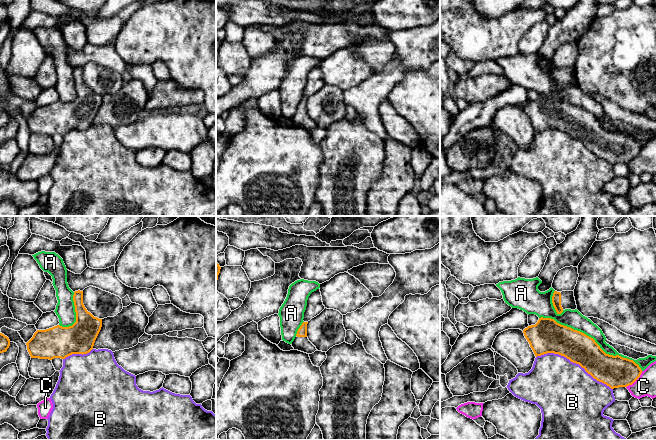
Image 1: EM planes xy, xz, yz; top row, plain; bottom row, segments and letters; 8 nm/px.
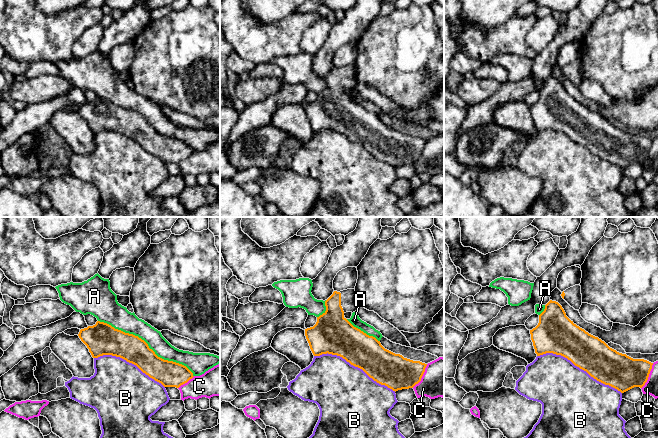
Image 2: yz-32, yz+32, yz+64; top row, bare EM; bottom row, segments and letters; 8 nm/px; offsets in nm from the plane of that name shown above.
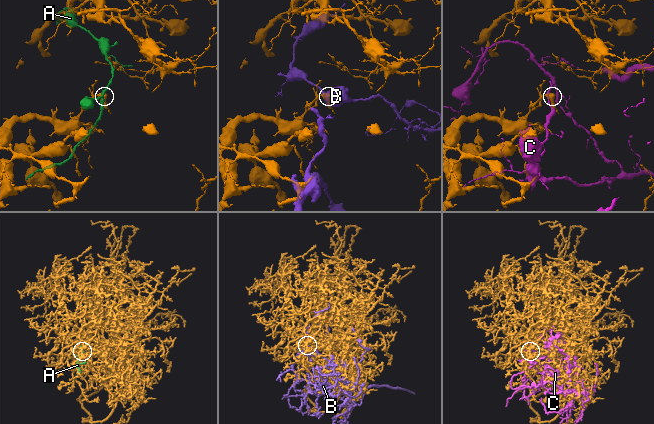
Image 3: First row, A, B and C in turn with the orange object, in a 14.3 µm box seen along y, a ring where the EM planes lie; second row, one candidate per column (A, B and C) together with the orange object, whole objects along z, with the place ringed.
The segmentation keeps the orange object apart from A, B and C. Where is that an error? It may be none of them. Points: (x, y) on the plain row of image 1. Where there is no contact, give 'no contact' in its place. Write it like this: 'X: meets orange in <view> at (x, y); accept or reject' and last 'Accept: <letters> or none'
A: meets orange in yz at (592, 114); reject
B: meets orange in yz at (574, 138); reject
C: meets orange in yz at (635, 156); reject
Accept: none

